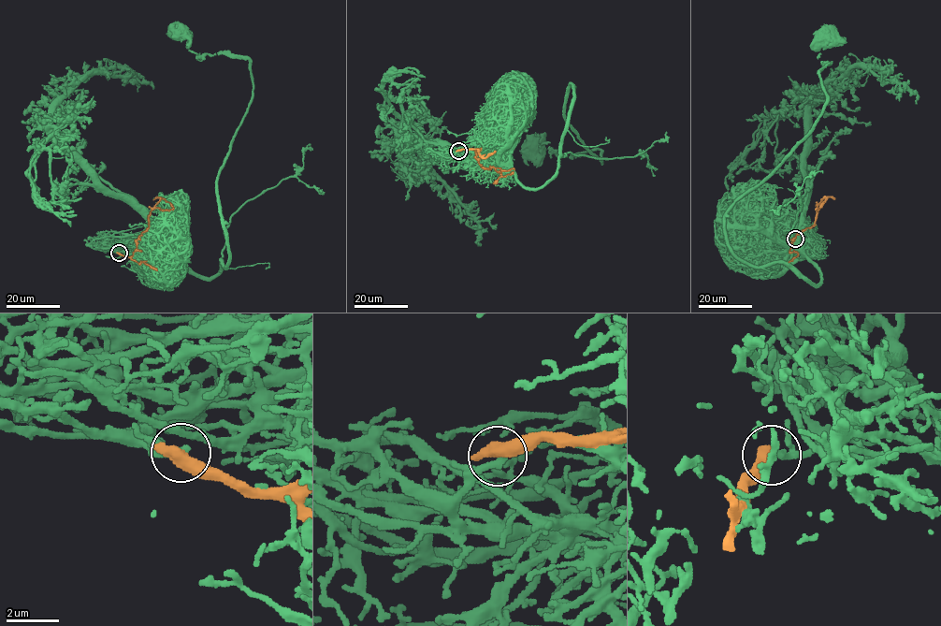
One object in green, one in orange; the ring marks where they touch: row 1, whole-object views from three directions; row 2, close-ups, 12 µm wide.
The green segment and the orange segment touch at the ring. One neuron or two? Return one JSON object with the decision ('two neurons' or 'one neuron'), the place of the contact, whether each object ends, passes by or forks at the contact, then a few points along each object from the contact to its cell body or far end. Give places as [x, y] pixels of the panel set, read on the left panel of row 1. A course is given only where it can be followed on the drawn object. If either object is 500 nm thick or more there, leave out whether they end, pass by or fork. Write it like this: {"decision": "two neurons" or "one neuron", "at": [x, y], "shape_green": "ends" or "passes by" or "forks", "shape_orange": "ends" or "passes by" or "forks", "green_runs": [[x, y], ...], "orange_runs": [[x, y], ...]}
{"decision": "two neurons", "at": [119, 253], "green_runs": [[119, 253], [213, 278], [226, 268], [218, 172], [251, 63], [196, 55], [180, 35]], "orange_runs": [[119, 253], [132, 255], [137, 240], [148, 226], [151, 210], [161, 198], [173, 207]]}

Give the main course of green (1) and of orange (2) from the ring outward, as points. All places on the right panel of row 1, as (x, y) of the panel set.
1: (795, 239), (818, 283), (783, 263), (747, 264), (730, 250), (725, 214), (821, 113), (827, 38)
2: (795, 239), (791, 243), (795, 236), (815, 224), (817, 206), (825, 198), (819, 208)

